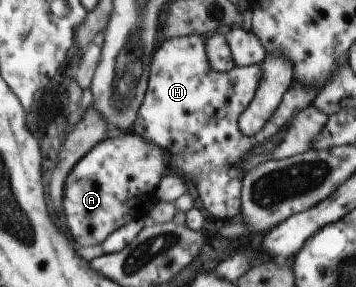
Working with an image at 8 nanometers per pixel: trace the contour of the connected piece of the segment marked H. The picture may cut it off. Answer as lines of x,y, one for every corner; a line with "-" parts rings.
192,34
165,39
158,53
155,53
154,62
151,65
150,88
147,89
146,100
139,109
138,119
135,120
132,130
133,133
139,133
139,137
143,137
145,141
161,147
163,151
169,151
171,153
169,155
171,157
170,173
174,172
183,176
190,189
196,190
196,197
201,199
203,209
223,221
229,221
233,217
237,218
242,211
241,181
244,180
239,163
249,157
249,151
255,145
273,137
273,133
277,133
293,115
312,106
318,97
317,88
294,80
285,91
279,111
274,113
259,133
247,137
239,130
238,119
254,99
262,77
261,64
246,67
235,66
231,73
214,71
209,64
205,38
199,35

